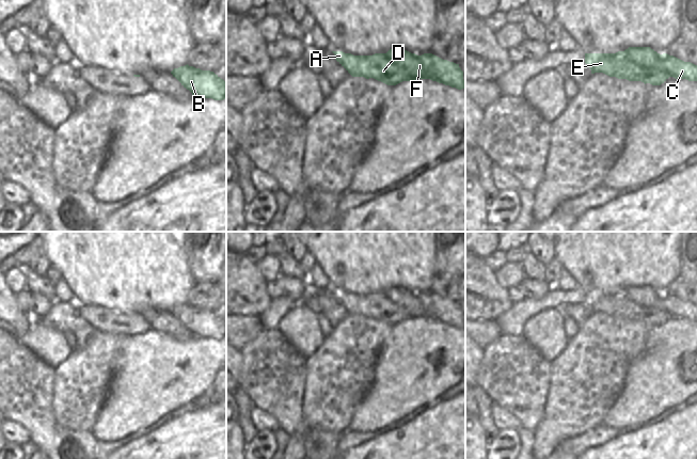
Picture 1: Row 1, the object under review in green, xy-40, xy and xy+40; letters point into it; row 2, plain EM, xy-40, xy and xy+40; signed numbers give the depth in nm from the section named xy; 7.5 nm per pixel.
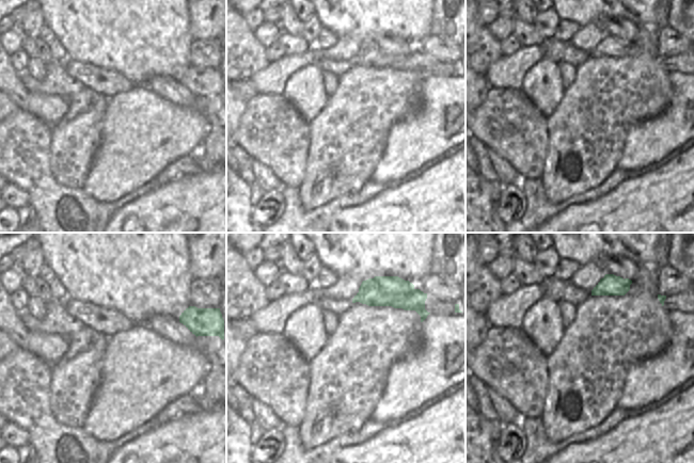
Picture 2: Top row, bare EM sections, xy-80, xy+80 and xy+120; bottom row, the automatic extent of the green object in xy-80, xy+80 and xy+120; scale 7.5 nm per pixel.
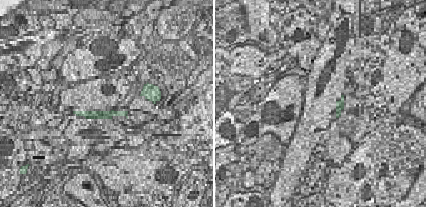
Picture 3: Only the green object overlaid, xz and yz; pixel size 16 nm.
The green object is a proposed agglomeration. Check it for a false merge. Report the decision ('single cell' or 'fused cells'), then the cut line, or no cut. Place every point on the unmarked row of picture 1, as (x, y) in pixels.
single cell | no cut

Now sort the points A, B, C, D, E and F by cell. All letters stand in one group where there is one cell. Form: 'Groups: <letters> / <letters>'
Groups: A B C D E F.

